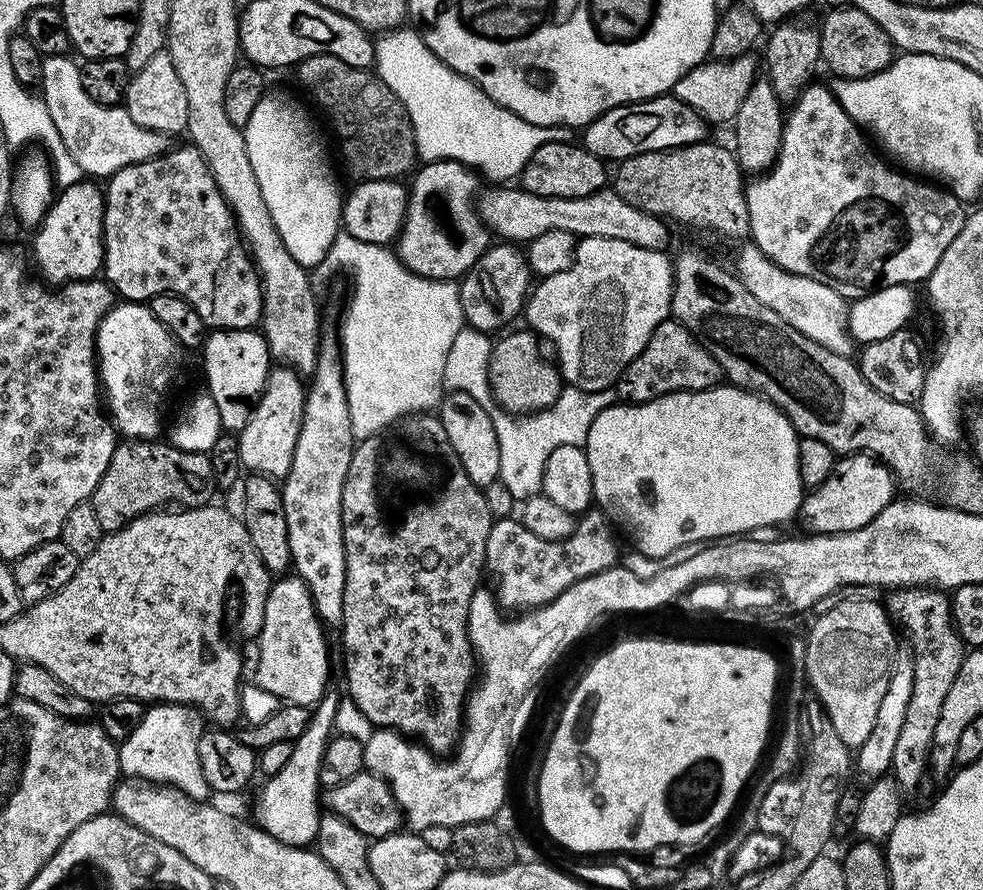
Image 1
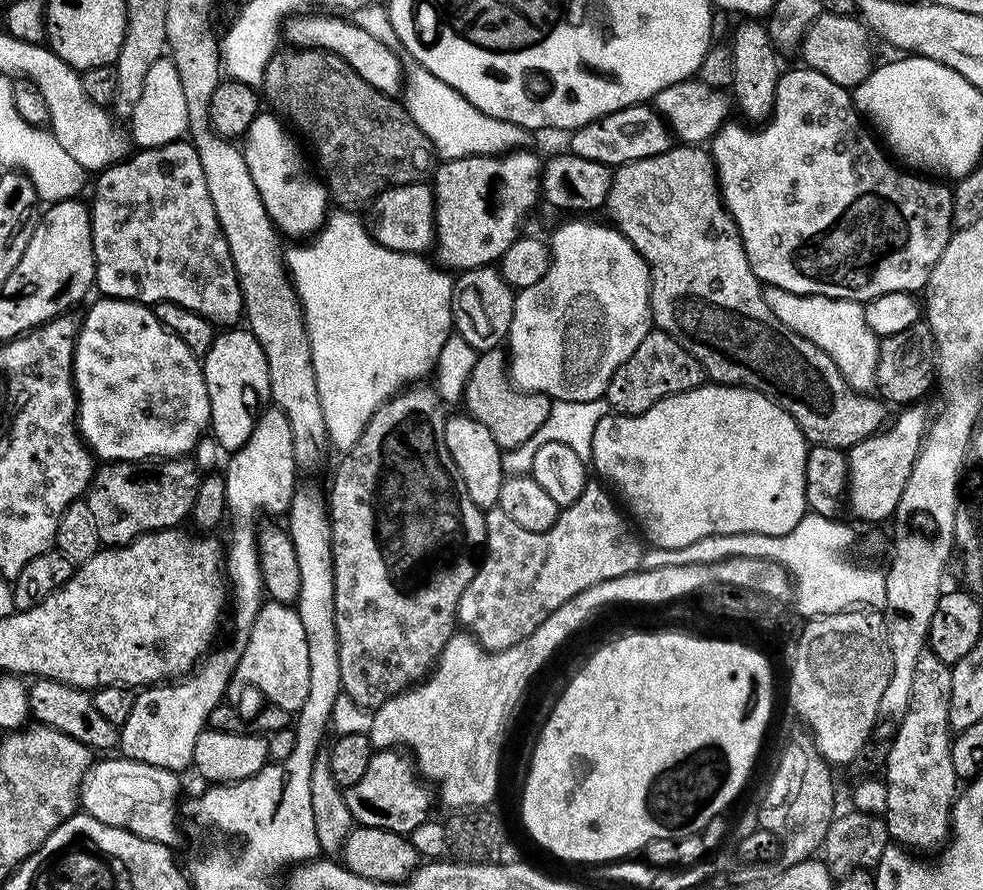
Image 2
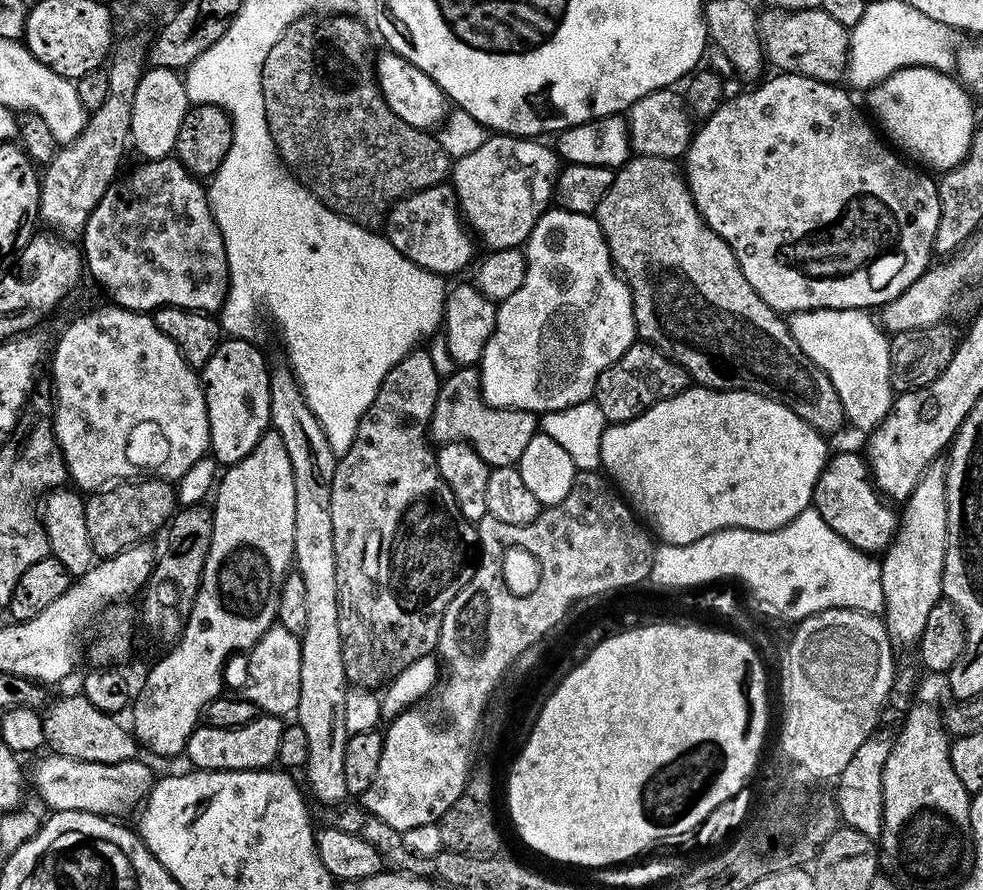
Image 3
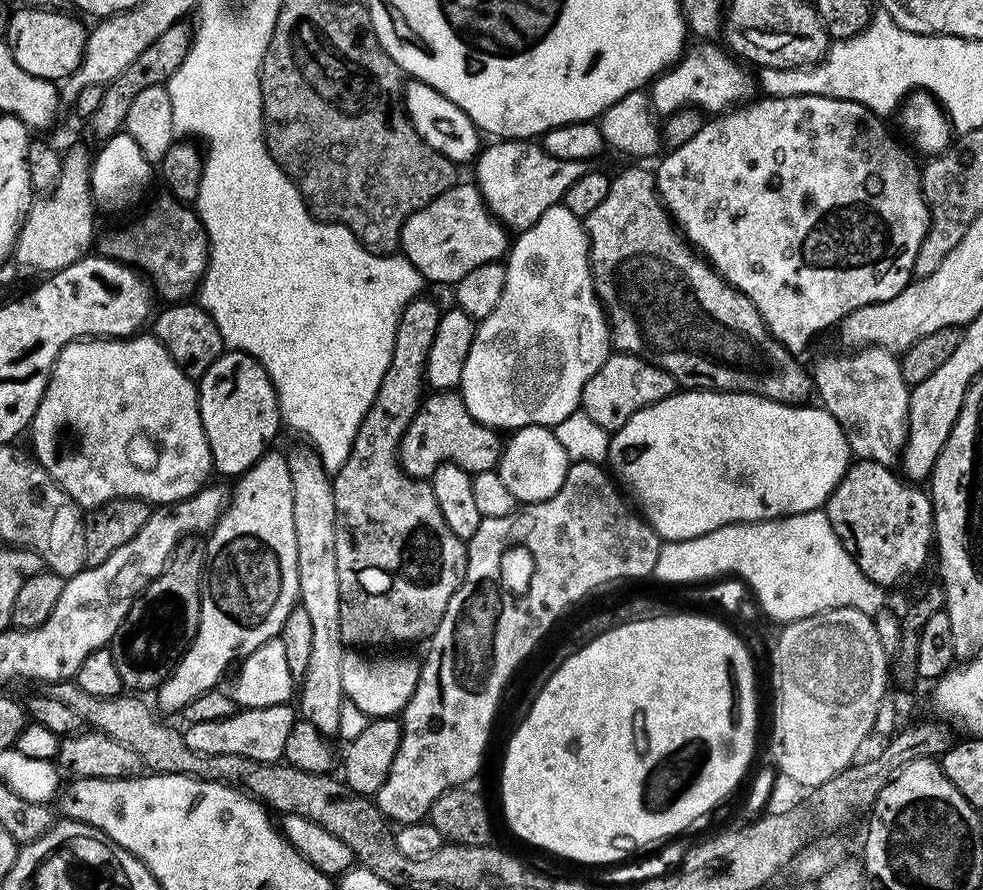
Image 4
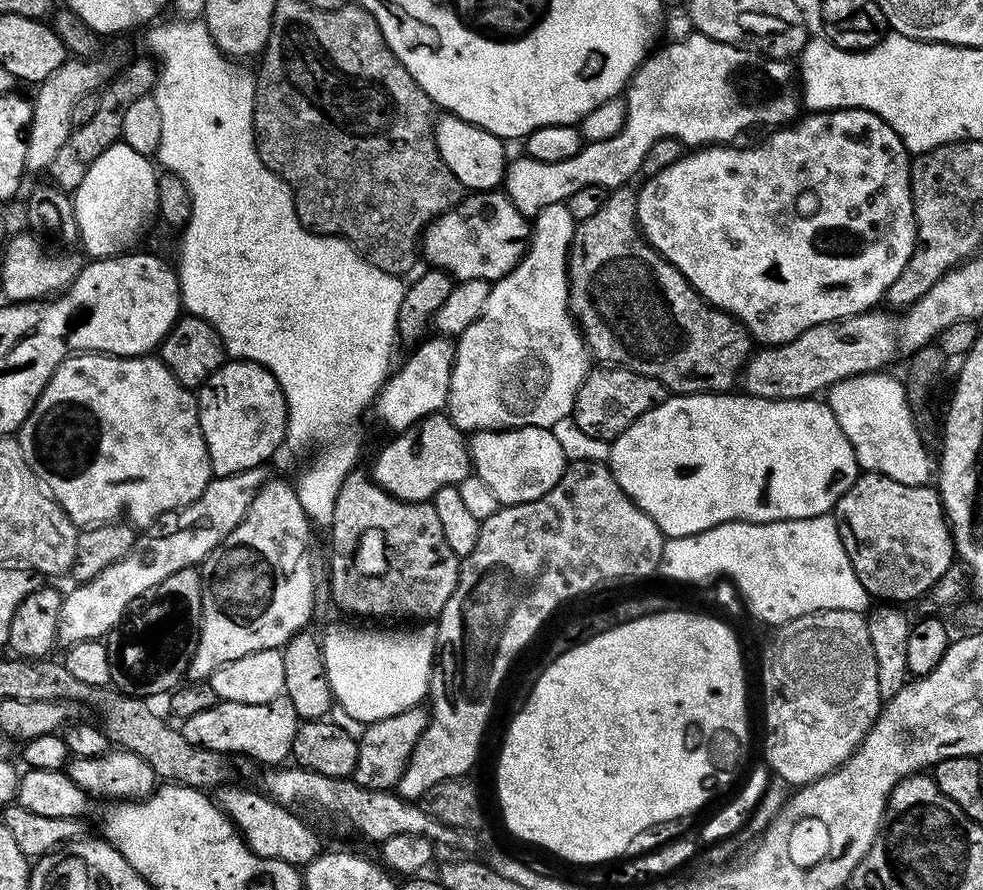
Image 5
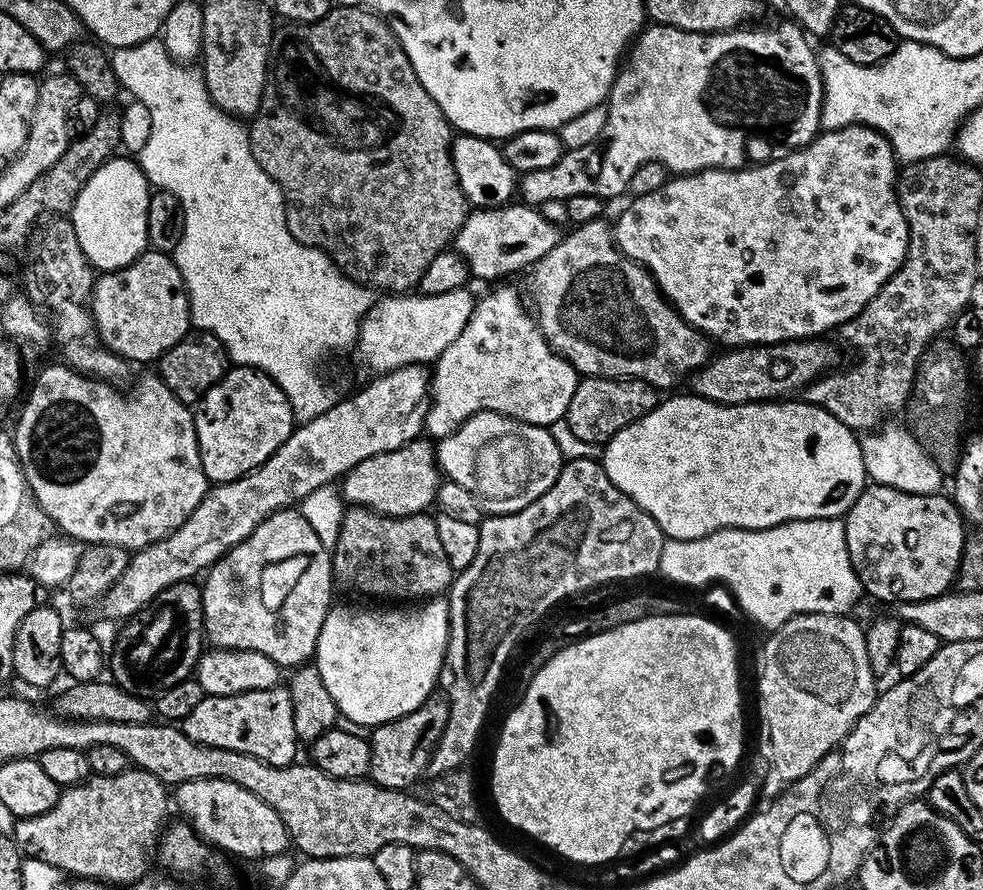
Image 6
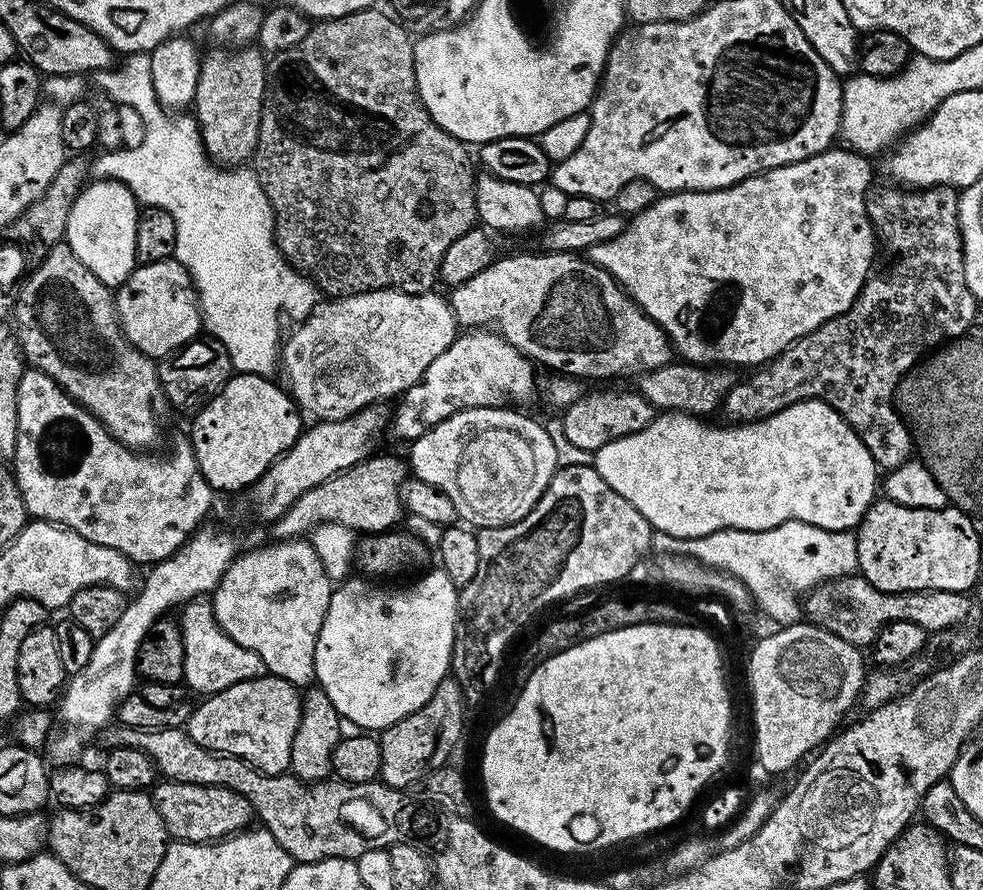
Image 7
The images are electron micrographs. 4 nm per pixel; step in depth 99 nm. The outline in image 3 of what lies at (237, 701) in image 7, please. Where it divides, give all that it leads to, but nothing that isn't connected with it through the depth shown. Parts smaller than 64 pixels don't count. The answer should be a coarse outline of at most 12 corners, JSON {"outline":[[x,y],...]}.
{"outline":[[257,715],[237,728],[197,726],[186,757],[206,772],[276,764],[285,721]]}

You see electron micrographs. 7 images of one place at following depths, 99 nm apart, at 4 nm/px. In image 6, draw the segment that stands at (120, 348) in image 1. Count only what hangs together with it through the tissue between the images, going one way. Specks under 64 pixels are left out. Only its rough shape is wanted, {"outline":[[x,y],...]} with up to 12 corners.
{"outline":[[63,362],[14,427],[65,537],[138,552],[210,481],[159,375]]}

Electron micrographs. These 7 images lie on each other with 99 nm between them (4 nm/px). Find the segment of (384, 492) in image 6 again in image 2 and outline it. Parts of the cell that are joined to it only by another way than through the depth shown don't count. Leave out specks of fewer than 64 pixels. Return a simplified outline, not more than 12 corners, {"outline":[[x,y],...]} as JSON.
{"outline":[[500,348],[477,355],[463,411],[522,446],[554,401],[512,387]]}

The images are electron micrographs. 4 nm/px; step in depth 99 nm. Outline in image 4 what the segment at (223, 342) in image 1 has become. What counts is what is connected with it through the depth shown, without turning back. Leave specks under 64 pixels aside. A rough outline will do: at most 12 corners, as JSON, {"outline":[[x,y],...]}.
{"outline":[[226,350],[200,377],[213,469],[239,478],[282,428],[272,379]]}

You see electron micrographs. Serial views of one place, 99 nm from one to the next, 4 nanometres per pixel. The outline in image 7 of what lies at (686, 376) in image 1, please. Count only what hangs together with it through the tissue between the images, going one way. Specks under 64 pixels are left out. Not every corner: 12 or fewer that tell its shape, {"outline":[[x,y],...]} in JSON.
{"outline":[[639,390],[585,391],[563,409],[572,445],[595,454],[650,426]]}

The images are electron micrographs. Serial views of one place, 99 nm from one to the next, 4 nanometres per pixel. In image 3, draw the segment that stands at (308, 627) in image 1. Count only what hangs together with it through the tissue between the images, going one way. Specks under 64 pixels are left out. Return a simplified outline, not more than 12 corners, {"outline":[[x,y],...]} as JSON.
{"outline":[[278,622],[247,653],[246,699],[288,718],[298,706],[300,636]]}

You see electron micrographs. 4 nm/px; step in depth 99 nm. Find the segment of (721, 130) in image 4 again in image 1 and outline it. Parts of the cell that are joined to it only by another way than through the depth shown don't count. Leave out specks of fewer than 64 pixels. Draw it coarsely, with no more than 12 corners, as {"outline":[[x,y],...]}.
{"outline":[[813,82],[744,189],[770,262],[852,302],[927,281],[965,201]]}

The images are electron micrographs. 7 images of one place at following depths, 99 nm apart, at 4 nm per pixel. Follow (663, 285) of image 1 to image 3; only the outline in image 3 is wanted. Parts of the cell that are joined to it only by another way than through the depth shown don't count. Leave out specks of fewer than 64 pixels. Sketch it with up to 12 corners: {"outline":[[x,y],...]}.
{"outline":[[549,207],[478,365],[495,408],[593,399],[637,343],[595,215]]}

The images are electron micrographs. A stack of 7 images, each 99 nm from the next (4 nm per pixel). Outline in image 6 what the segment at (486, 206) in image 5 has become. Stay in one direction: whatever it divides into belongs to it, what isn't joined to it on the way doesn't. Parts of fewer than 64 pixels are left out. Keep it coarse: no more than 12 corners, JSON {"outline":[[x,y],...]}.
{"outline":[[539,207],[469,211],[454,251],[480,280],[533,264],[562,239]]}

